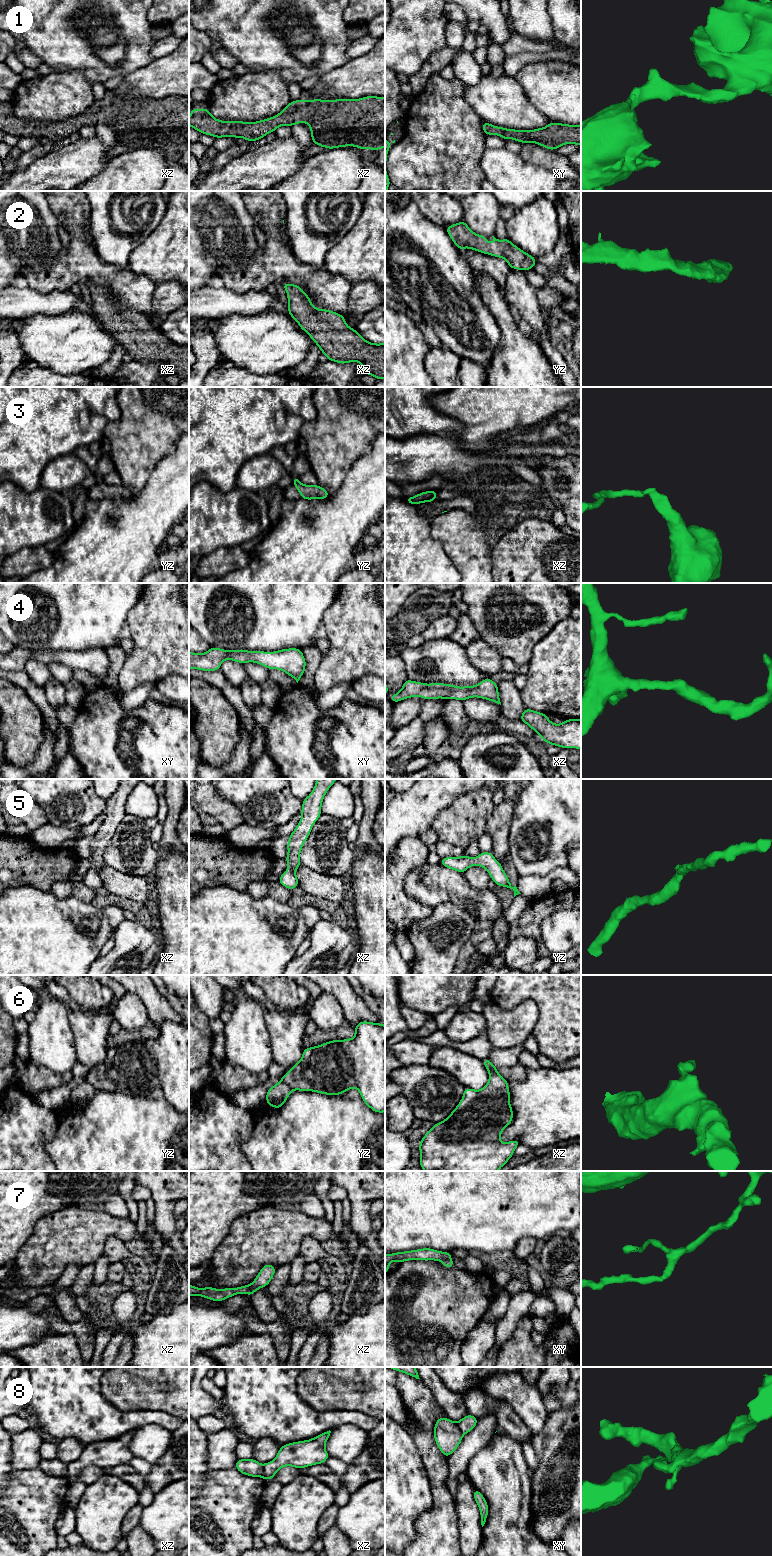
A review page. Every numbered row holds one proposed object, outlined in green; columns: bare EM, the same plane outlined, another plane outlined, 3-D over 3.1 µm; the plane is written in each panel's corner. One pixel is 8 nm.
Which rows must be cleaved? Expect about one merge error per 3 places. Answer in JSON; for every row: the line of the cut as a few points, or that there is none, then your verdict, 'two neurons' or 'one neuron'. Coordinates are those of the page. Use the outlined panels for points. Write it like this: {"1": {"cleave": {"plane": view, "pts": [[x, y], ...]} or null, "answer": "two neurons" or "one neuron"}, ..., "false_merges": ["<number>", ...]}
{"1": {"cleave": null, "answer": "one neuron"}, "2": {"cleave": null, "answer": "one neuron"}, "3": {"cleave": null, "answer": "one neuron"}, "4": {"cleave": null, "answer": "one neuron"}, "5": {"cleave": null, "answer": "one neuron"}, "6": {"cleave": {"plane": "yz", "pts": [[281, 1078], [292, 1089]]}, "answer": "two neurons"}, "7": {"cleave": {"plane": "xy", "pts": [[450, 1257], [442, 1261]]}, "answer": "two neurons"}, "8": {"cleave": {"plane": "xz", "pts": [[264, 1465], [262, 1477]]}, "answer": "two neurons"}, "false_merges": ["6", "7", "8"]}

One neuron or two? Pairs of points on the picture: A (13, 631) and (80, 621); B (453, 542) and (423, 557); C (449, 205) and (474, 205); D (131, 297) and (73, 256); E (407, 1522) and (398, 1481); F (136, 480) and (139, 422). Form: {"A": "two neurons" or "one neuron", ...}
{"A": "one neuron", "B": "two neurons", "C": "two neurons", "D": "one neuron", "E": "one neuron", "F": "one neuron"}

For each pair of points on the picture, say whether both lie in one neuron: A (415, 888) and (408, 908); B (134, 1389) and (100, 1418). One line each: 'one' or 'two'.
A: two
B: two

